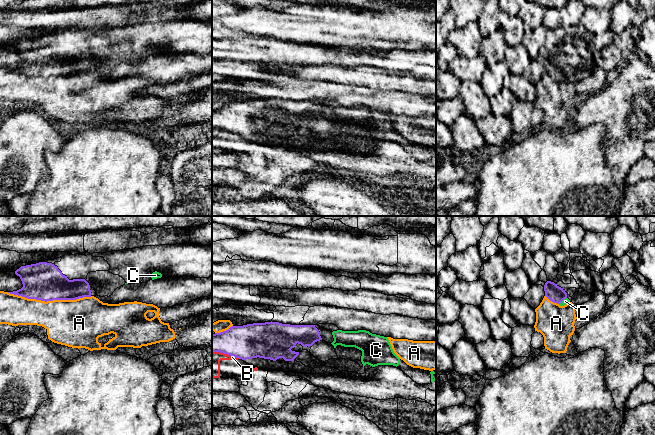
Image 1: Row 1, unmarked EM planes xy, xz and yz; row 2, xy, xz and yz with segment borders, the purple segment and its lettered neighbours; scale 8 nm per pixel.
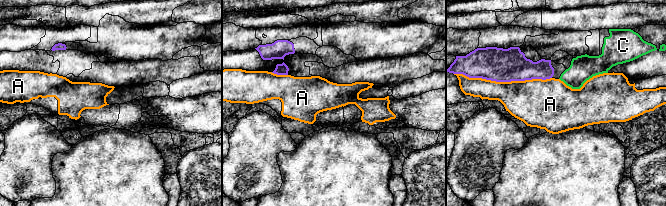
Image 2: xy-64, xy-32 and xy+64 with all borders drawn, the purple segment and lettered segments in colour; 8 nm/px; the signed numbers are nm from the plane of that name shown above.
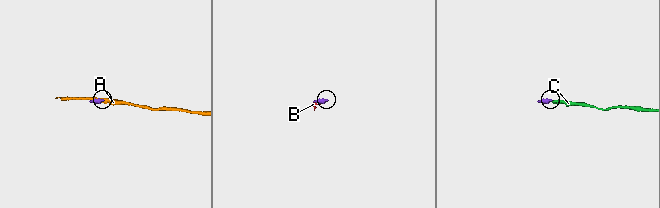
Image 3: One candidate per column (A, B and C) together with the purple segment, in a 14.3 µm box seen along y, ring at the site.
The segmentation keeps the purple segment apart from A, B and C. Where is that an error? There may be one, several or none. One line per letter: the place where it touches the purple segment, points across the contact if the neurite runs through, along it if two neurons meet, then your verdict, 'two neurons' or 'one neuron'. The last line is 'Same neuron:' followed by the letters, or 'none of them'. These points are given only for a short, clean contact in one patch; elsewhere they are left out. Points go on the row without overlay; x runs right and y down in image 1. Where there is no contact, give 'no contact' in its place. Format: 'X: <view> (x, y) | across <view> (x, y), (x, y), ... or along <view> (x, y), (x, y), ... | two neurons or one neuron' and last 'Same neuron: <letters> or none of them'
A: xy (49, 76) | two neurons
B: xz (226, 129) | along xz (212, 127), (226, 129), (239, 134) | two neurons
C: yz (562, 76) | across yz (556, 70), (562, 76), (565, 77) | one neuron
Same neuron: C

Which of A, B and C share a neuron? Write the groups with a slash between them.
A / B / C

